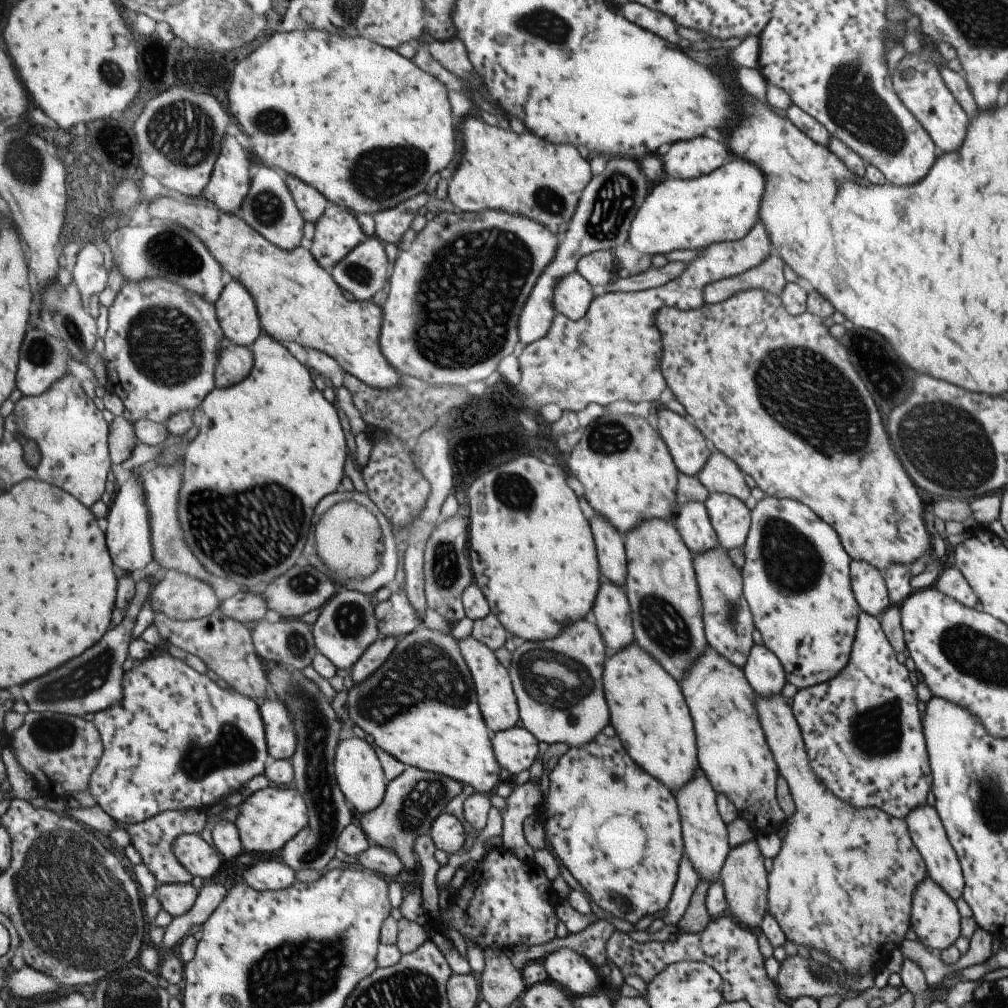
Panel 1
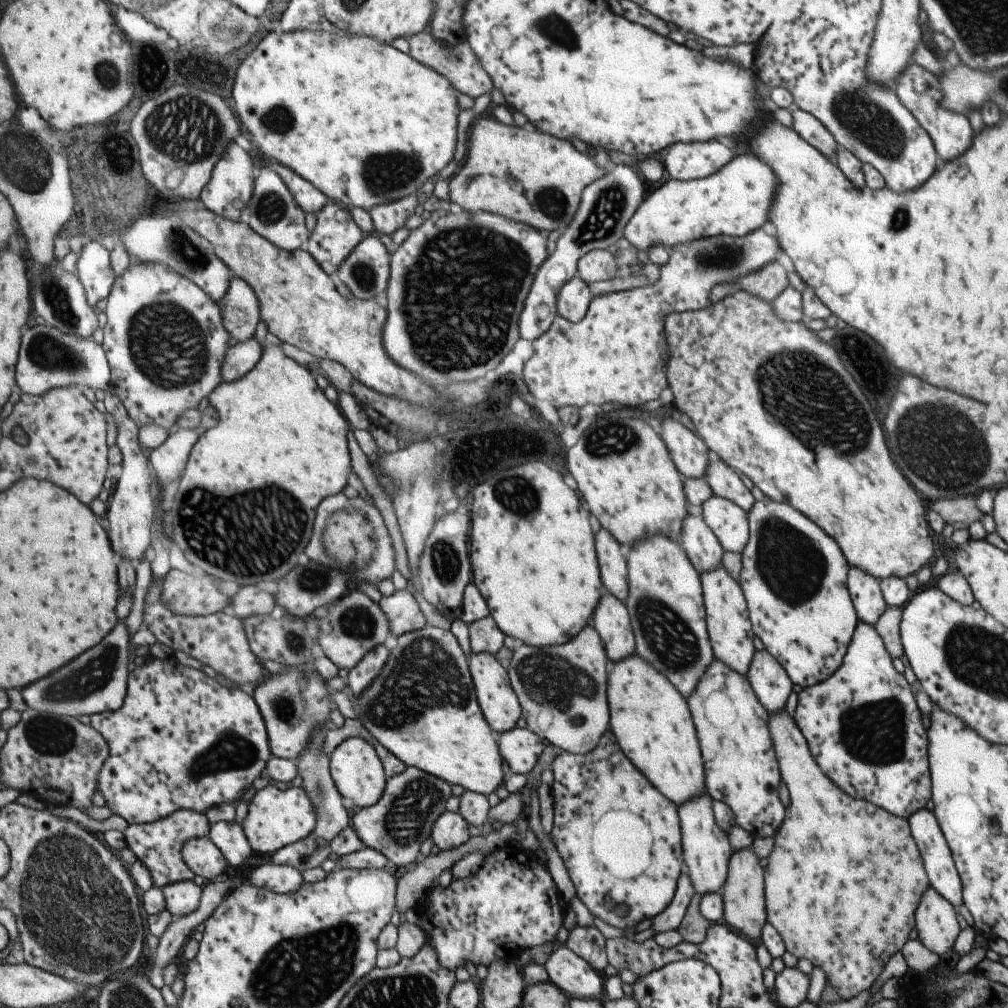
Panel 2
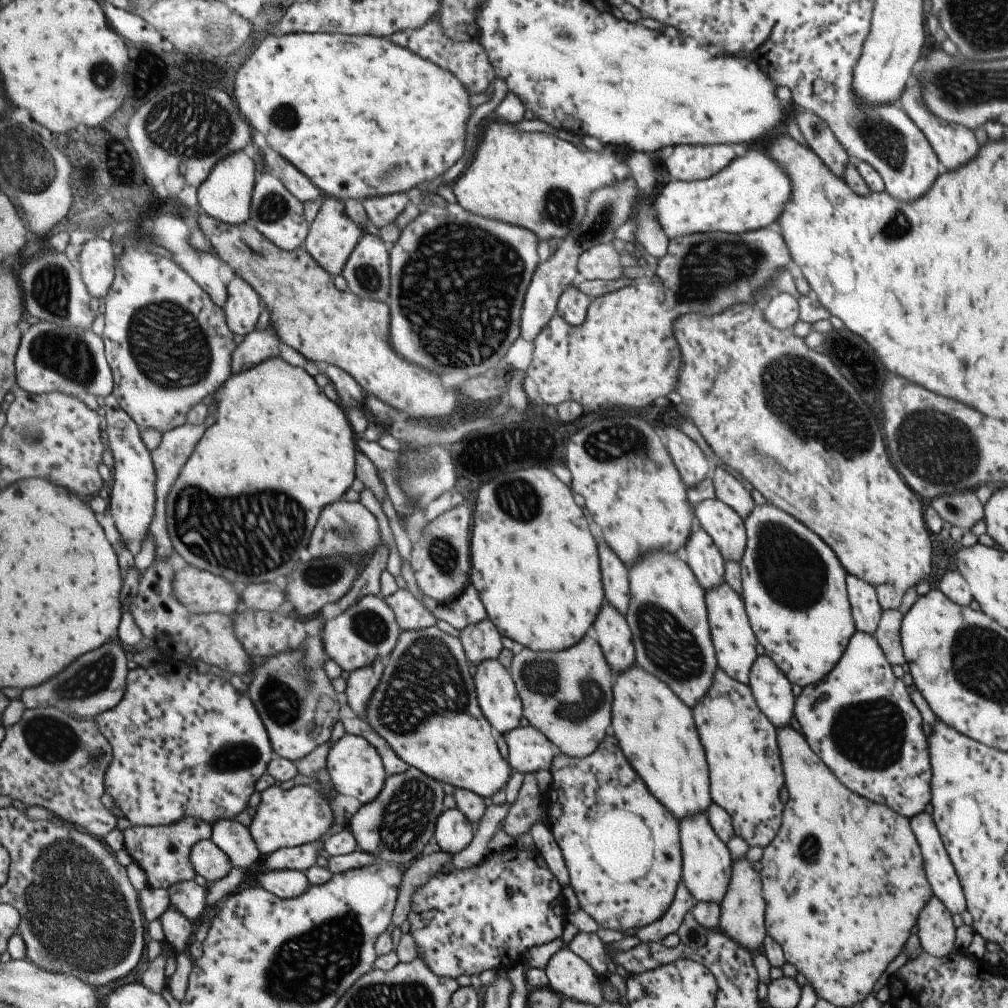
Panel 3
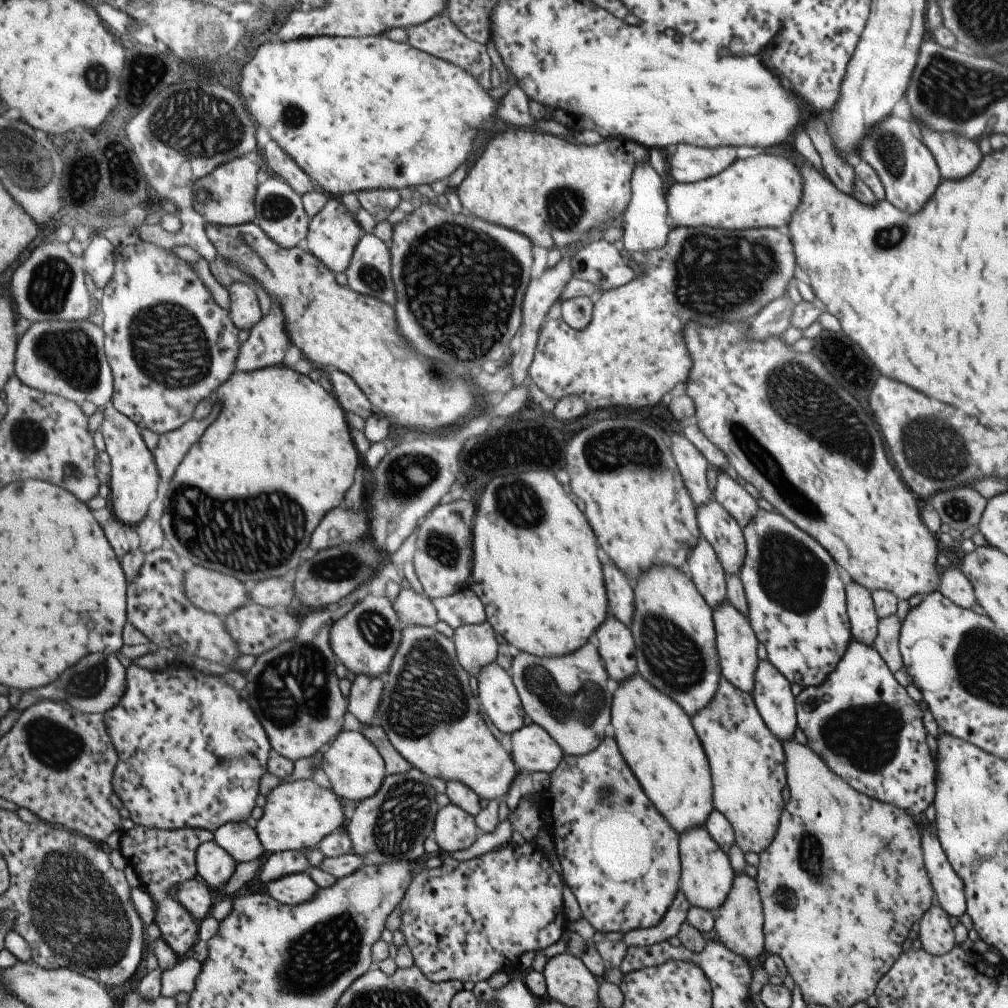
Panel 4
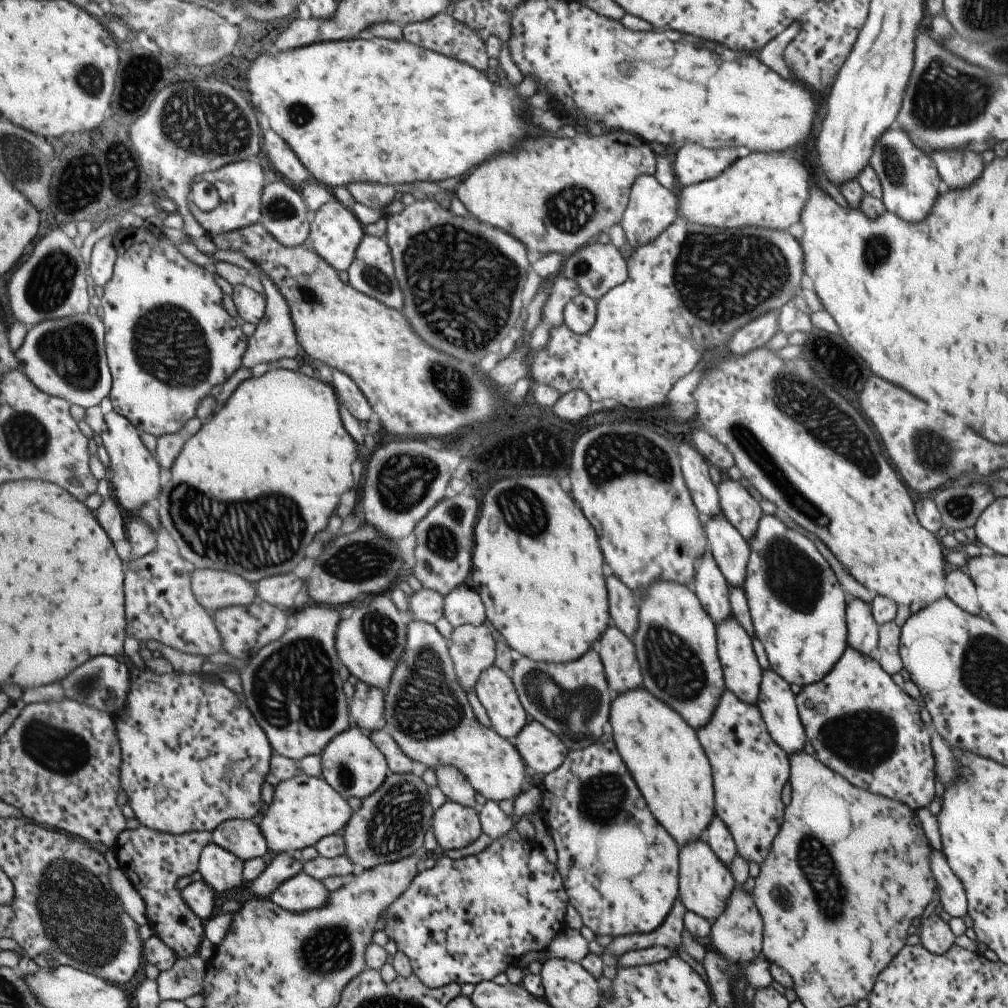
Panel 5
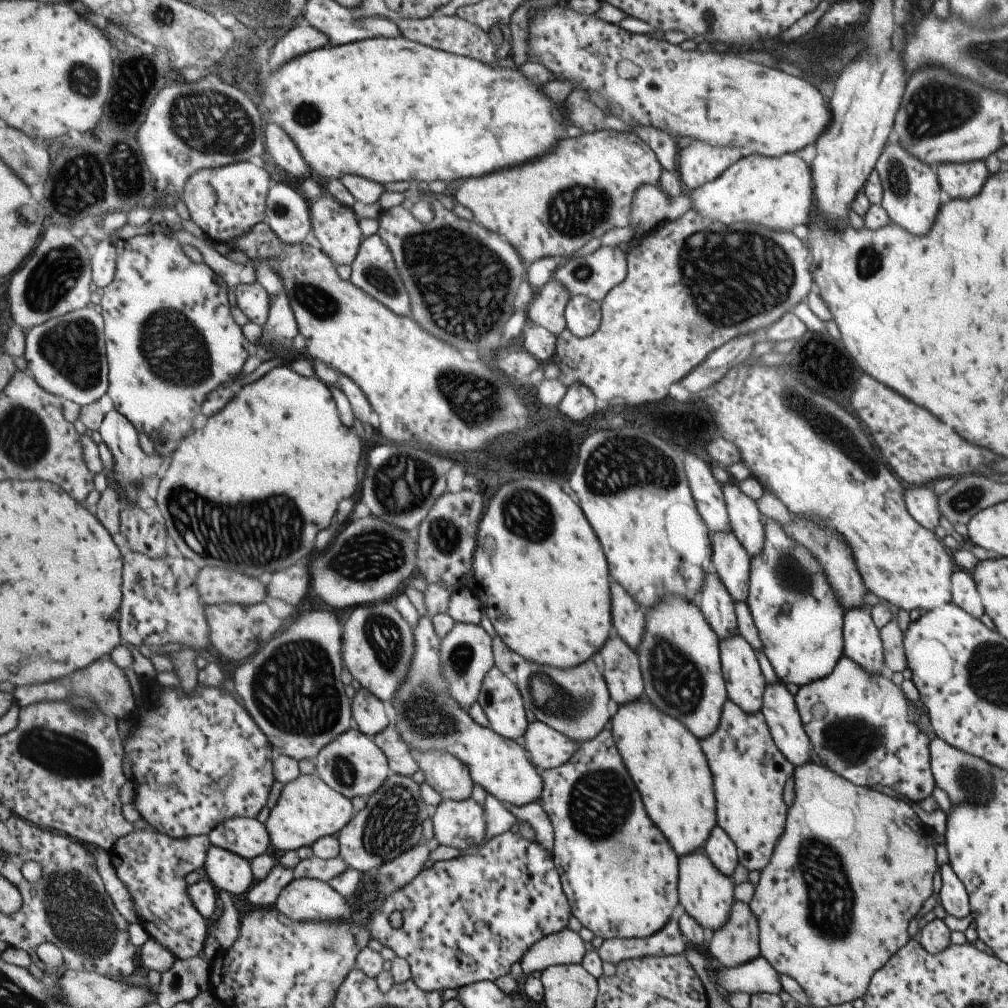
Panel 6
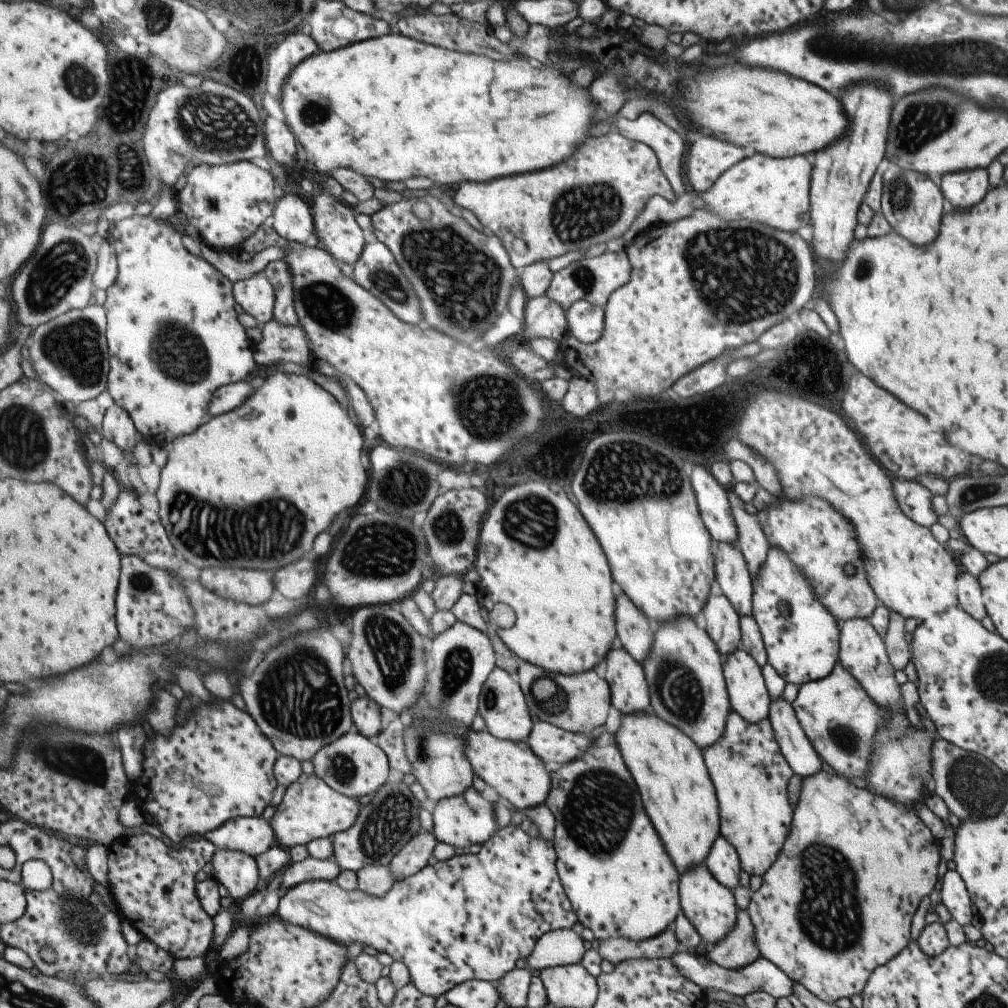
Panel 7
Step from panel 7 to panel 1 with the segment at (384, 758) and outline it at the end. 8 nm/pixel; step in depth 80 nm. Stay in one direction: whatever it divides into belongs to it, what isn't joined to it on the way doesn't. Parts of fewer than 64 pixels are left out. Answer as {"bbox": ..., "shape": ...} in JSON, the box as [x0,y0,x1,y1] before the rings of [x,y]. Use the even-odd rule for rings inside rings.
{"bbox":[335,734,387,816],"shape":[[[363,734],[344,739],[338,744],[335,759],[336,777],[339,786],[346,795],[348,802],[363,816],[375,810],[386,797],[387,782],[385,782],[382,759],[378,757],[377,747],[371,739]]]}

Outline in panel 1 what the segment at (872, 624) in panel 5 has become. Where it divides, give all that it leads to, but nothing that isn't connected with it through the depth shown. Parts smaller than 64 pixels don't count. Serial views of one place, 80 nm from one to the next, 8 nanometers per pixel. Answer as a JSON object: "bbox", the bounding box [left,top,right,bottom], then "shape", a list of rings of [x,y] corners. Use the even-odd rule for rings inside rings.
{"bbox":[848,560,891,617],"shape":[[[851,560],[848,566],[850,587],[858,607],[874,617],[891,604],[880,570],[865,561]]]}

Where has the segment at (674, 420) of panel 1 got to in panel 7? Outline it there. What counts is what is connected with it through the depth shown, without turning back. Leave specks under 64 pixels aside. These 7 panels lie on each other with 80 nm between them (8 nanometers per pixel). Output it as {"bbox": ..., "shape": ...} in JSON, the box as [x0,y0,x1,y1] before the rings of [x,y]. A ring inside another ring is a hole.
{"bbox":[691,464,736,546],"shape":[[[693,464],[691,488],[698,513],[714,544],[731,543],[733,546],[736,540],[736,526],[726,497],[726,488],[699,464]]]}

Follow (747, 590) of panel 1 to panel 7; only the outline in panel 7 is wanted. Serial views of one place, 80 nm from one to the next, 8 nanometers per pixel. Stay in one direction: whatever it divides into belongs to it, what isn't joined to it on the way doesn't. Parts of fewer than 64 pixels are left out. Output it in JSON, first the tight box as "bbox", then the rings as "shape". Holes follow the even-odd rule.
{"bbox":[750,547,840,686],"shape":[[[771,547],[750,581],[750,615],[758,626],[766,662],[785,683],[799,686],[825,678],[838,661],[840,623],[820,603],[804,574],[781,549]]]}

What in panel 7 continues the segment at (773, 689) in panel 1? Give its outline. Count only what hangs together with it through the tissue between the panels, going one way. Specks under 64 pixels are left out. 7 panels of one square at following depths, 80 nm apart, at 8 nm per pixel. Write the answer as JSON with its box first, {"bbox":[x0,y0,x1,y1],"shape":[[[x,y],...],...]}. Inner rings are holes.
{"bbox":[766,697,822,776],"shape":[[[783,697],[769,700],[766,719],[783,758],[797,776],[811,776],[821,768],[822,760],[807,740],[789,702]]]}

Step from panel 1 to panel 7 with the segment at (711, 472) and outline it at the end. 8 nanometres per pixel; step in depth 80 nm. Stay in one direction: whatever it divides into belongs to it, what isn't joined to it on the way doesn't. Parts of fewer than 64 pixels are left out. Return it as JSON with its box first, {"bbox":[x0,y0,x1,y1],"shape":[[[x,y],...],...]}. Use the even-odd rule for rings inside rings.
{"bbox":[726,488,769,579],"shape":[[[726,488],[726,497],[736,526],[735,546],[741,552],[752,579],[765,560],[769,544],[758,516],[746,512],[744,502],[729,488]]]}

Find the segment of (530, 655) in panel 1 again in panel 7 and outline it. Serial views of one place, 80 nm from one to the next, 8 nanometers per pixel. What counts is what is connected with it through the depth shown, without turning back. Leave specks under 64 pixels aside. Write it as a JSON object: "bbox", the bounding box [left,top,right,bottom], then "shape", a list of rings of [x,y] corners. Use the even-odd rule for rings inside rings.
{"bbox":[516,660,613,736],"shape":[[[522,660],[516,677],[526,694],[531,714],[536,715],[540,721],[547,721],[572,733],[591,736],[602,730],[609,718],[609,708],[613,704],[610,683],[593,669],[566,675]]]}

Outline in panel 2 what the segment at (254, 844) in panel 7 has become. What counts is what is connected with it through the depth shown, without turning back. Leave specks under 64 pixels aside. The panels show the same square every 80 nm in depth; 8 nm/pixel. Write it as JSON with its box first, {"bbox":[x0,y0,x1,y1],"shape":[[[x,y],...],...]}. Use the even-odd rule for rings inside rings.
{"bbox":[210,821,255,866],"shape":[[[219,821],[212,825],[210,839],[222,850],[230,866],[241,866],[255,854],[242,824],[234,821]]]}

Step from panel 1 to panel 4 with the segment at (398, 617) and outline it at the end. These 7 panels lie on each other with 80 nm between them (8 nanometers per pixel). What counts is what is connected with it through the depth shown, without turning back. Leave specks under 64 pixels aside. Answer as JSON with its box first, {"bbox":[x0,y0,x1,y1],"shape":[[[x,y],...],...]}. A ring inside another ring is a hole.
{"bbox":[393,588,440,627],"shape":[[[403,588],[393,603],[406,627],[435,627],[440,621],[433,601],[425,592],[421,595],[413,589]]]}

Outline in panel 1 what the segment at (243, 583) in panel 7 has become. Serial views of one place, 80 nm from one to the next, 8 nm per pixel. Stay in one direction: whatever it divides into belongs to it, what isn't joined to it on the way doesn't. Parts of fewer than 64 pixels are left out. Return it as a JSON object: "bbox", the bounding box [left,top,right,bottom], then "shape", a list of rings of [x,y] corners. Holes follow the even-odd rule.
{"bbox":[150,569,222,621],"shape":[[[175,569],[166,572],[164,579],[154,588],[150,599],[156,613],[165,613],[178,621],[202,619],[219,610],[222,604],[209,583]]]}

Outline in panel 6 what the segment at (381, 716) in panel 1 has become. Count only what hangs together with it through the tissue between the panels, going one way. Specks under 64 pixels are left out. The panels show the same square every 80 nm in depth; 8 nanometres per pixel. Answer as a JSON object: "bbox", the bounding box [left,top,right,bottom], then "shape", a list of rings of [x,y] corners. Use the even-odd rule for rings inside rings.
{"bbox":[392,615,544,806],"shape":[[[423,615],[414,626],[415,652],[411,659],[410,669],[406,679],[402,682],[399,690],[392,700],[393,724],[401,733],[401,738],[408,742],[412,750],[427,753],[431,751],[445,751],[455,755],[464,762],[470,770],[475,784],[481,786],[489,795],[493,795],[501,802],[508,805],[525,806],[528,803],[539,802],[544,789],[544,778],[534,762],[527,754],[527,750],[521,741],[505,738],[497,734],[493,729],[477,724],[467,709],[450,693],[449,681],[442,673],[442,640],[436,631],[433,619]]]}

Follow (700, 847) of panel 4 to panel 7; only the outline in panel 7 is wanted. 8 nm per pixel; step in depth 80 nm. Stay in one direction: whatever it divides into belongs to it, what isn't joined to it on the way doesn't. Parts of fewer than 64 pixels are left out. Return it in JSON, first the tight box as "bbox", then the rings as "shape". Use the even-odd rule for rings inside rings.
{"bbox":[679,863,736,948],"shape":[[[704,863],[693,865],[685,873],[679,873],[679,878],[683,914],[698,932],[701,942],[706,943],[709,948],[714,942],[719,942],[725,937],[727,931],[734,925],[736,906],[733,893],[712,877]]]}

